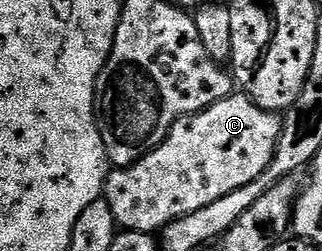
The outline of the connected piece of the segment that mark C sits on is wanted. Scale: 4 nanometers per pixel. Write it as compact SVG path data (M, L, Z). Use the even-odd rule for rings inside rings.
M231 93L229 98L212 104L207 110L185 114L171 128L170 135L138 162L111 169L106 176L104 201L108 208L112 208L115 223L122 230L135 230L145 234L160 232L169 222L197 212L205 205L256 180L273 160L281 130L282 118L275 111L260 108L245 93Z

